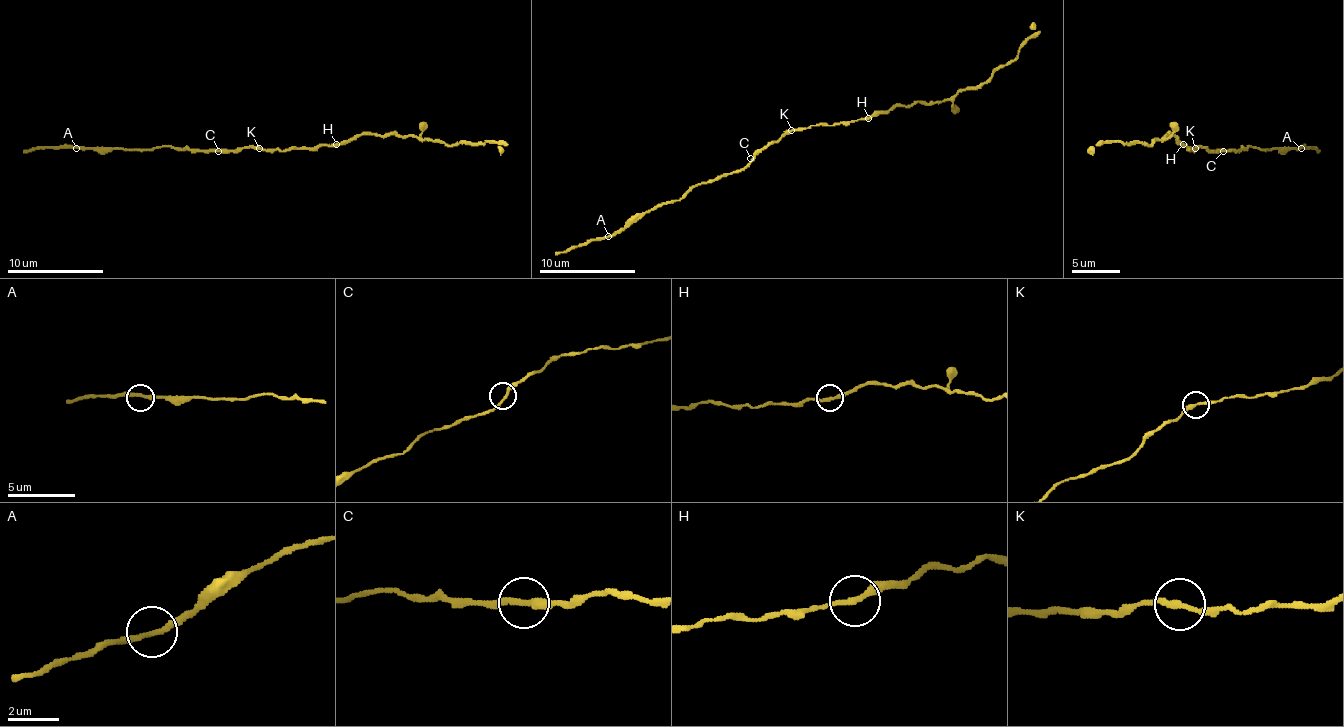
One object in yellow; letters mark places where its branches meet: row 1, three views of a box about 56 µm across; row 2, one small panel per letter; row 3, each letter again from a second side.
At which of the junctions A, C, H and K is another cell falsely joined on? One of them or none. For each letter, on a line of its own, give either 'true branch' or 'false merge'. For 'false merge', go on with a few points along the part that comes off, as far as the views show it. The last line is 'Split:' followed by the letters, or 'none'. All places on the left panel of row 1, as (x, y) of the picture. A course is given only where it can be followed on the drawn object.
A: true branch
C: true branch
H: true branch
K: true branch
Split: none

